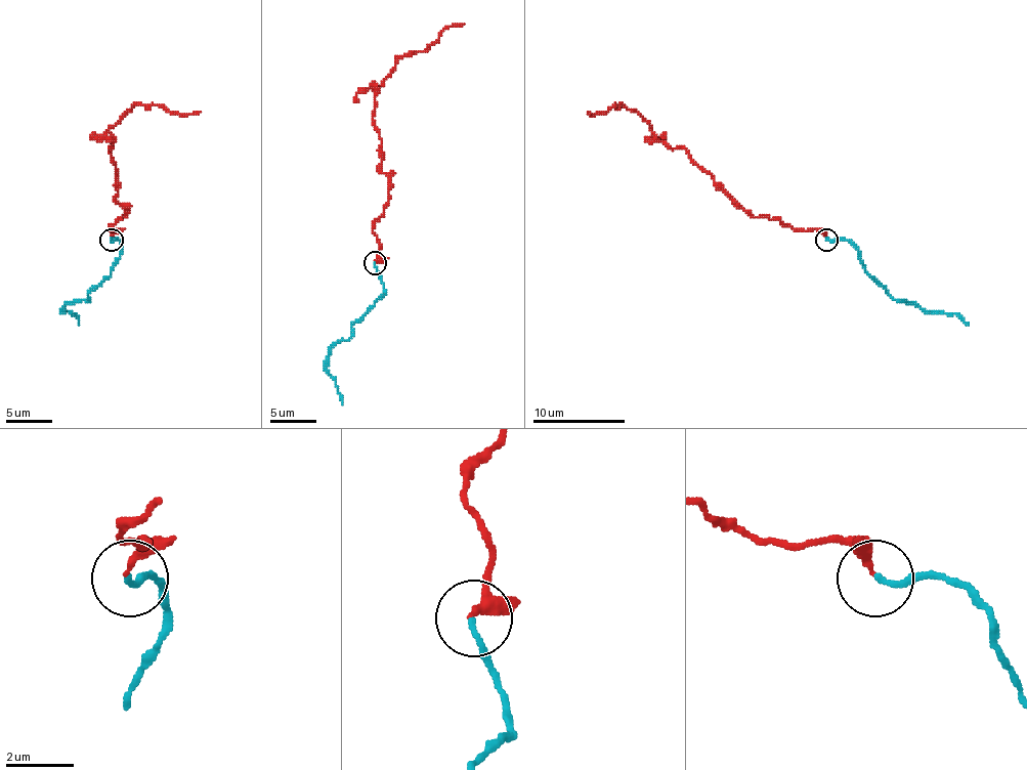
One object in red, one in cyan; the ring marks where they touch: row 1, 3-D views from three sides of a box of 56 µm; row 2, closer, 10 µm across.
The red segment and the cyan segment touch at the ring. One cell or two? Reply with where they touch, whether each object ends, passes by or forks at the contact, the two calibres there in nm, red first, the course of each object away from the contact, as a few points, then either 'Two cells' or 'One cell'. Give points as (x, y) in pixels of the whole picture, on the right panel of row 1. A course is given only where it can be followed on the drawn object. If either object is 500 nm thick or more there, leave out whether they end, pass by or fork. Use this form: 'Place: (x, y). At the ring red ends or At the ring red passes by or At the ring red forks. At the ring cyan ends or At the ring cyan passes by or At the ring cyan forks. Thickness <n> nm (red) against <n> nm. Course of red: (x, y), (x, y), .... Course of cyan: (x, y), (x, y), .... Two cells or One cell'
Place: (826, 240). At the ring red ends. At the ring cyan ends. Thickness 220 nm (red) against 150 nm. Course of red: (826, 238), (814, 228), (753, 217), (684, 148), (668, 148), (636, 112), (622, 104), (588, 112). Course of cyan: (826, 240), (847, 240), (858, 249), (867, 274), (895, 300), (927, 311), (956, 313), (969, 325). One cell

